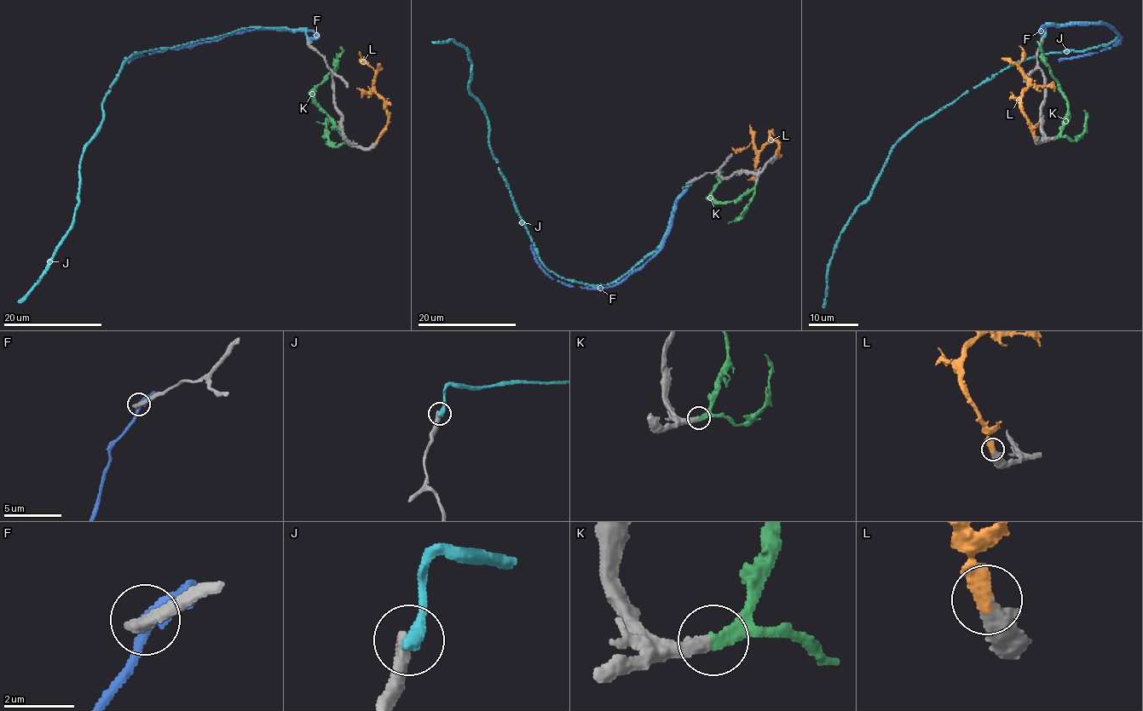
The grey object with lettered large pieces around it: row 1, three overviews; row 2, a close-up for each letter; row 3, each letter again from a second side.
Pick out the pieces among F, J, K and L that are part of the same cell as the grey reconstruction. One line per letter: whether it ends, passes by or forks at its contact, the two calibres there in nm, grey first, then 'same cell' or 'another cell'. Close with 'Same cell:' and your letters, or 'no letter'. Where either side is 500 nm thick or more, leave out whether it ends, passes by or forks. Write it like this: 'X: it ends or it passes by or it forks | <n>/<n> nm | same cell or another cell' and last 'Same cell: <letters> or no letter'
F: it ends | 420/400 nm | same cell
J: it ends | 480/440 nm | another cell
K: it ends | 360/300 nm | same cell
L: it ends | 480/420 nm | same cell
Same cell: F, K, L

